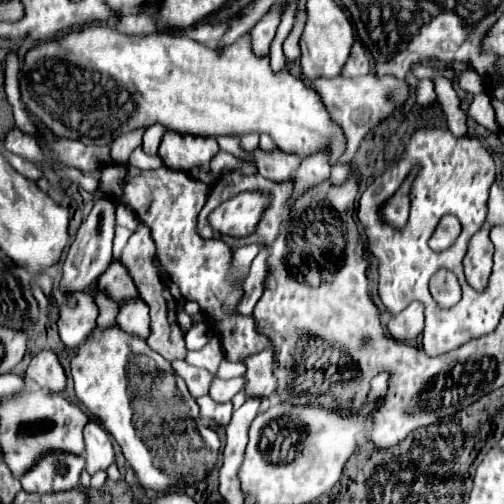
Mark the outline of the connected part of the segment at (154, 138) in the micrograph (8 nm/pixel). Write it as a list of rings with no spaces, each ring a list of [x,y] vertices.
[[[149,127],[149,131],[145,131],[145,135],[143,135],[143,147],[145,147],[149,153],[157,151],[159,139],[163,137],[163,133],[165,133],[165,131],[161,131],[161,127]]]

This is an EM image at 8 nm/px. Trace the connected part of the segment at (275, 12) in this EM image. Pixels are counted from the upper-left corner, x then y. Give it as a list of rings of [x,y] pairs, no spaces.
[[[279,3],[253,27],[253,49],[257,49],[259,55],[269,55],[269,45],[281,21],[281,11],[283,11],[283,5]]]

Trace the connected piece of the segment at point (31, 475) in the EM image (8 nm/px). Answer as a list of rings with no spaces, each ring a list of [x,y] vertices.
[[[47,455],[45,459],[41,459],[41,463],[37,463],[37,467],[33,467],[33,471],[27,471],[21,479],[21,485],[25,491],[31,493],[53,493],[53,491],[69,491],[75,489],[79,485],[79,477],[81,471],[85,469],[85,459],[77,457],[77,455]]]

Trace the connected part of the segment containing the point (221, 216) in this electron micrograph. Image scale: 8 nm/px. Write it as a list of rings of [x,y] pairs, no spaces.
[[[247,191],[221,203],[209,215],[209,221],[217,231],[225,235],[245,237],[255,231],[261,211],[265,211],[267,203],[269,203],[269,195],[259,191]]]

